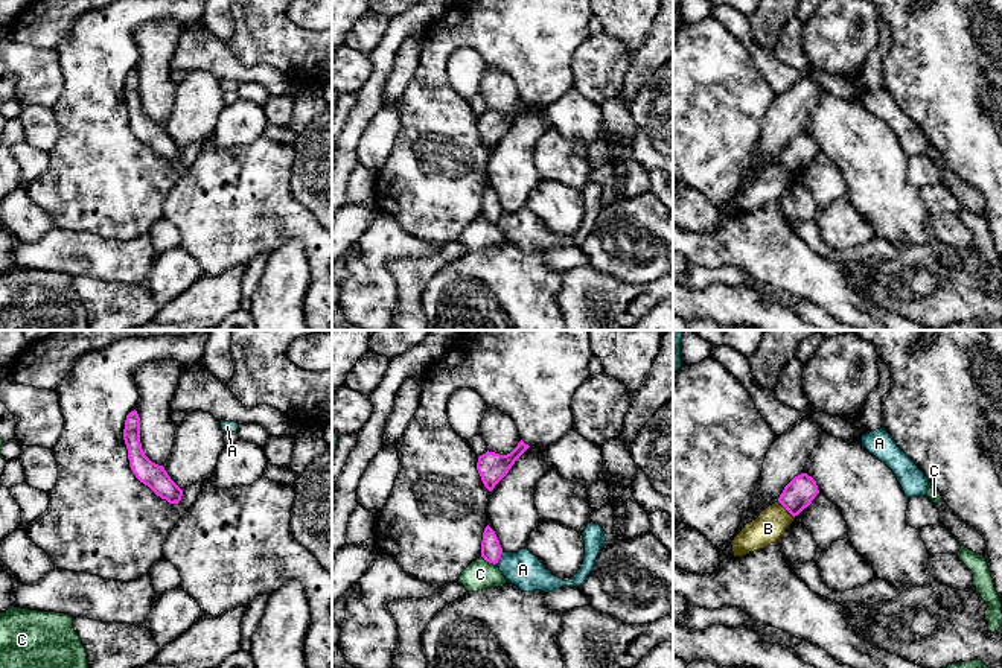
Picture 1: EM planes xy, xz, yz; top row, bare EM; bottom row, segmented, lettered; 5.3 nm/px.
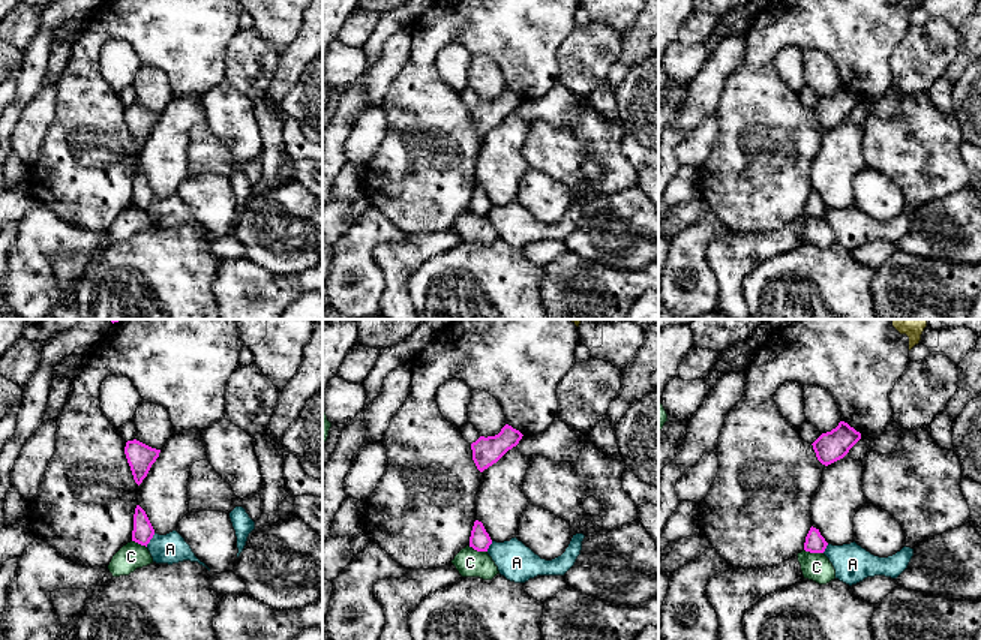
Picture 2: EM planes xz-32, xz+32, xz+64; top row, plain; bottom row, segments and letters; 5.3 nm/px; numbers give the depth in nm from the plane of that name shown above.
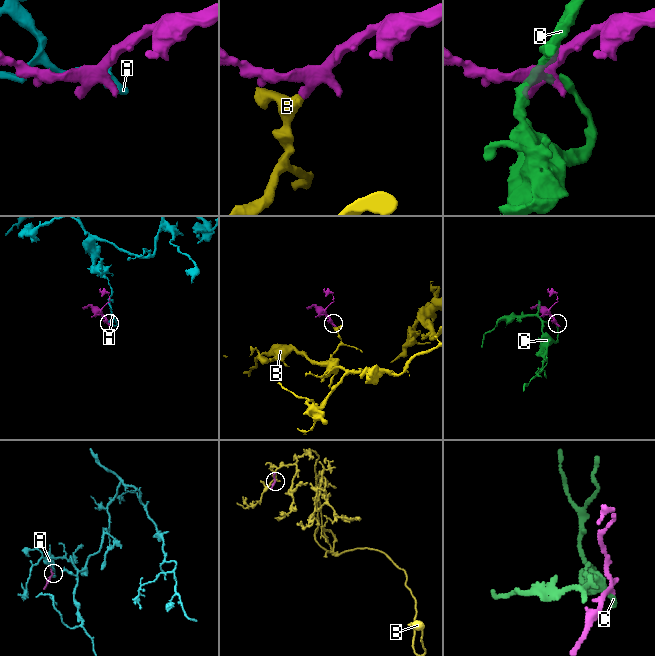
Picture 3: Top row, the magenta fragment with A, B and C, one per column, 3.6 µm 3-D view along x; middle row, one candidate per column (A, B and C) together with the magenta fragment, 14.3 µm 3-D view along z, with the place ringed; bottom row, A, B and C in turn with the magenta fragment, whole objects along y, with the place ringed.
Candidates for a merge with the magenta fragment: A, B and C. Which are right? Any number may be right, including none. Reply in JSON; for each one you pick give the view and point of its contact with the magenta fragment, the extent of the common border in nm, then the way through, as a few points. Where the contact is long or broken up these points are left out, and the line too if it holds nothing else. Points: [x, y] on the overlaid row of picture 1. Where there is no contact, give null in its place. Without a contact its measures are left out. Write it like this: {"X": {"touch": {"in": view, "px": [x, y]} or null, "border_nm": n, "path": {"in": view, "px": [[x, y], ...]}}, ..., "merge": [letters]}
{"merge": []}

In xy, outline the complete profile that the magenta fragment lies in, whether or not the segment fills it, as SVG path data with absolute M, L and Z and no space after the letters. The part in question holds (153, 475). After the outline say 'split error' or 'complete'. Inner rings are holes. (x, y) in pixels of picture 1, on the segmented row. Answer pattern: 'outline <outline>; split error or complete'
outline M136 409L126 415L123 440L128 449L129 467L136 478L161 499L178 504L183 490L171 479L164 467L152 463L142 449L140 417Z; complete

